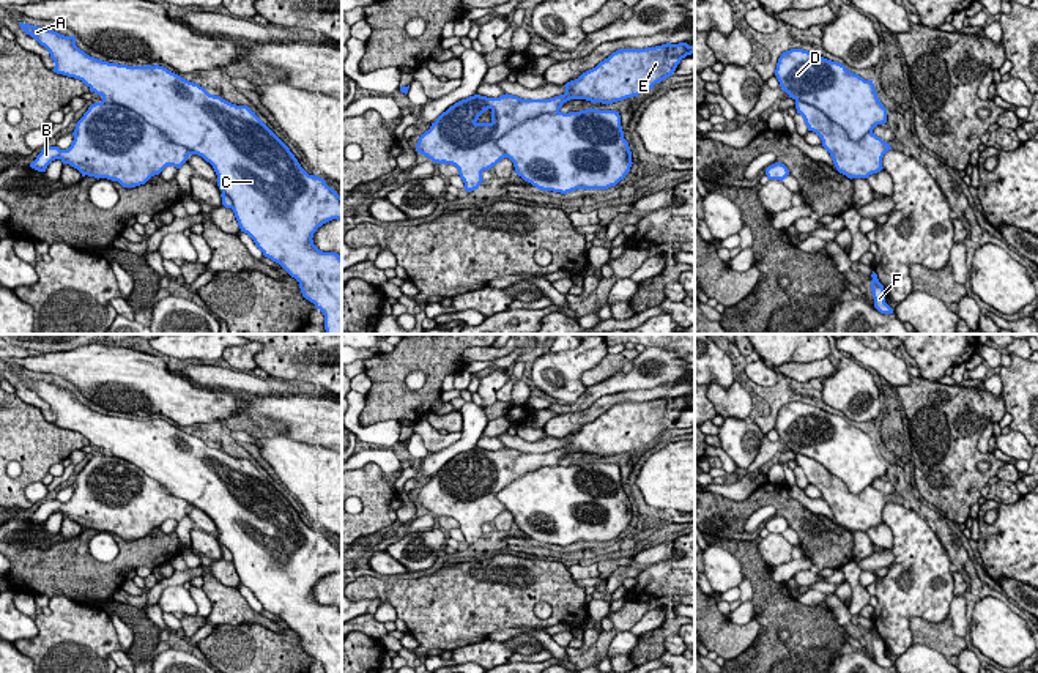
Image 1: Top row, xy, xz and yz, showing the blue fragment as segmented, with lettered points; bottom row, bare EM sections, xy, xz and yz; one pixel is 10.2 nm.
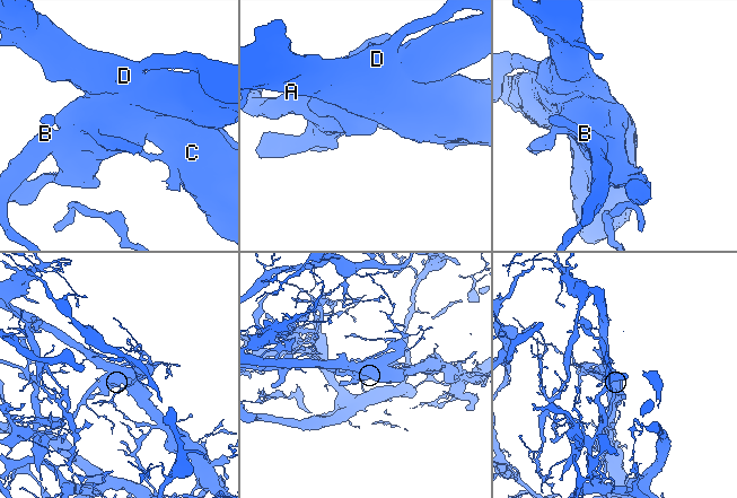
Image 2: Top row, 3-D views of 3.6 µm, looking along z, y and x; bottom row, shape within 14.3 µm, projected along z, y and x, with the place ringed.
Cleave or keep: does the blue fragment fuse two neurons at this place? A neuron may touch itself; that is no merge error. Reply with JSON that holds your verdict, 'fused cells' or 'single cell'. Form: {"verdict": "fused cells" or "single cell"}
{"verdict": "fused cells"}

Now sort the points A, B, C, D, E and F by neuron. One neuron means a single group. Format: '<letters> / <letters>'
A C D / B E F

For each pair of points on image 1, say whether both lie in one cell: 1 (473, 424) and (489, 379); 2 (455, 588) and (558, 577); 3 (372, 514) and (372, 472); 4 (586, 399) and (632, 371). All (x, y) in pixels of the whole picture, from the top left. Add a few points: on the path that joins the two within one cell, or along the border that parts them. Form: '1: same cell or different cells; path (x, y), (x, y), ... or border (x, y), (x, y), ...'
1: different cells; border (473, 401), (482, 409)
2: same cell; path (481, 590), (526, 590), (533, 585)
3: same cell; path (372, 503), (372, 483)
4: same cell; path (597, 391), (621, 382)

